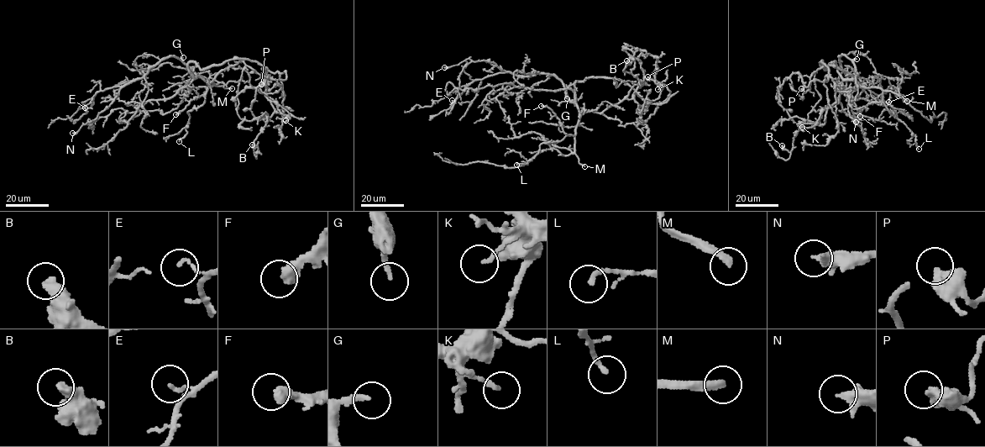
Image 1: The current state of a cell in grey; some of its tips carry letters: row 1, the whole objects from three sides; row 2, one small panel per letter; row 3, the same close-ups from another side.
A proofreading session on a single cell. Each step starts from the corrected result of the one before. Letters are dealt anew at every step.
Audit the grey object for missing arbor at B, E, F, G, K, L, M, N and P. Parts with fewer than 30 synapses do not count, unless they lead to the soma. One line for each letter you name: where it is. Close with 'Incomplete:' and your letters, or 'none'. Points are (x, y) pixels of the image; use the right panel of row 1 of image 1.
F: place (860, 116)
G: place (856, 59)
M: place (907, 101)
Incomplete: F, G, M

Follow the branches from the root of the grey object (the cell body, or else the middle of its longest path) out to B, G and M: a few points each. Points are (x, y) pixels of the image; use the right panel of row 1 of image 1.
B: (835, 62), (825, 70), (819, 63), (827, 66), (835, 92), (825, 123), (806, 120), (792, 149), (782, 145)
G: (835, 62), (836, 70), (843, 78), (851, 79), (856, 68), (853, 61), (856, 59)
M: (835, 62), (836, 70), (843, 79), (855, 79), (861, 86), (891, 91), (907, 101)

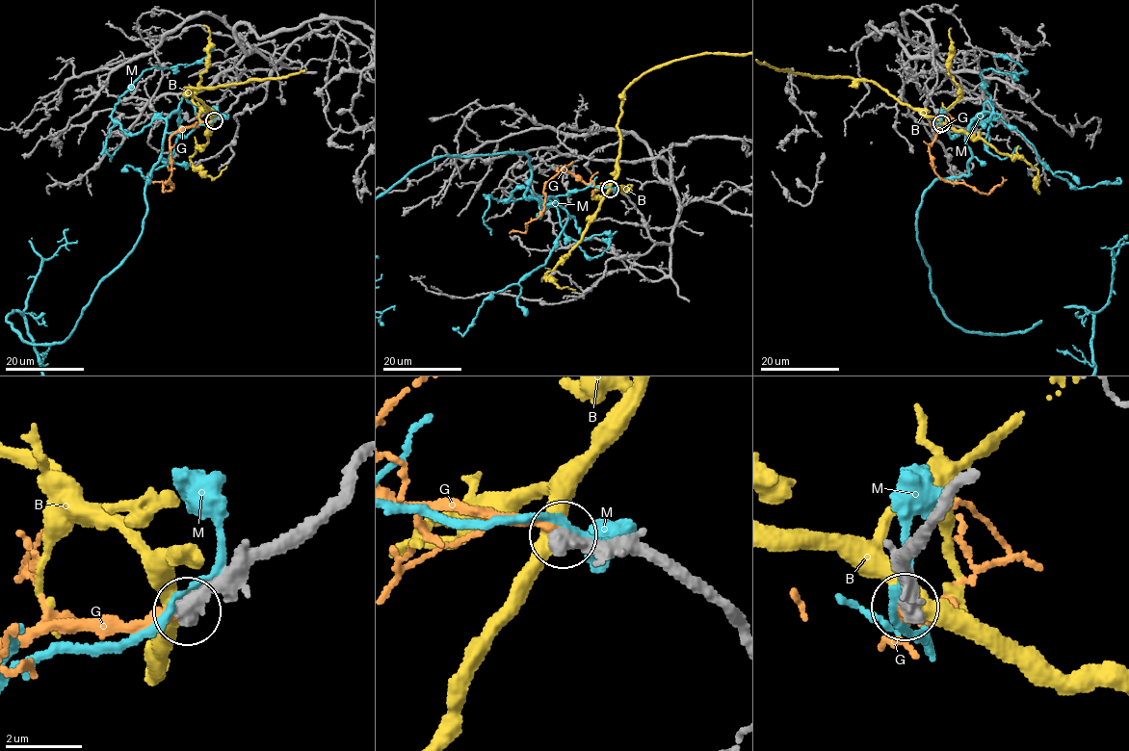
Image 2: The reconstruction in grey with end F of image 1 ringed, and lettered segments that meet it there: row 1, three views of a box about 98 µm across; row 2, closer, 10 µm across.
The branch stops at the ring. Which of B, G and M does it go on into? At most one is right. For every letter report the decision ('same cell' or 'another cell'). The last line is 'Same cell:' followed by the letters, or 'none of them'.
B: another cell
G: same cell
M: another cell
Same cell: G

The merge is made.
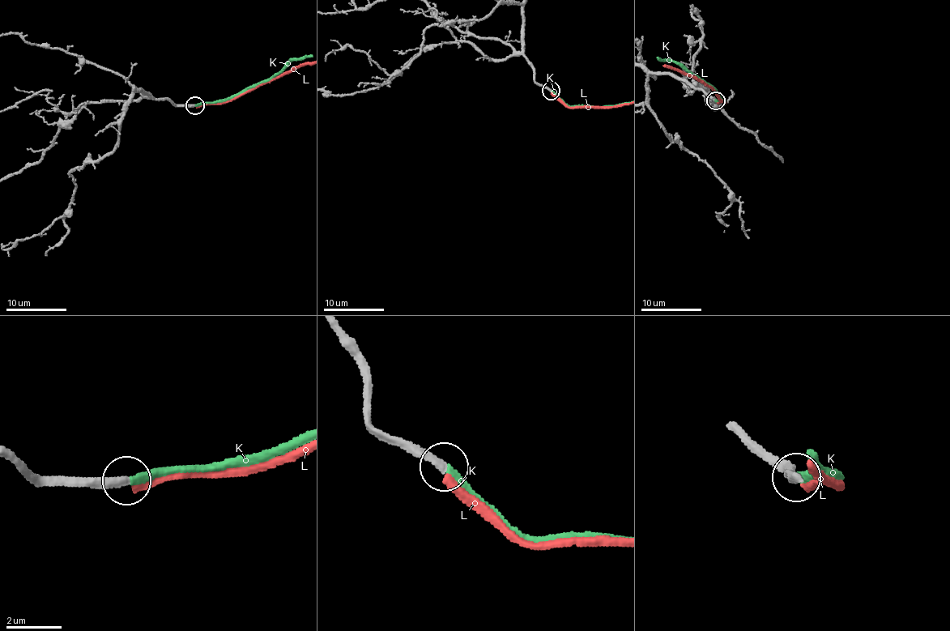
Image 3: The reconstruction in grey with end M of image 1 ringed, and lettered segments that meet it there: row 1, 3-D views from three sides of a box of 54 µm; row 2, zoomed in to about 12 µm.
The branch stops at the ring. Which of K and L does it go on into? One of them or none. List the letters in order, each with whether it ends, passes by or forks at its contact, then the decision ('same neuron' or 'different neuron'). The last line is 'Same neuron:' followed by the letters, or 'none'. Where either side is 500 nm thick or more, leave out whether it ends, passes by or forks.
K: it ends; same neuron
L: it ends; different neuron
Same neuron: K

